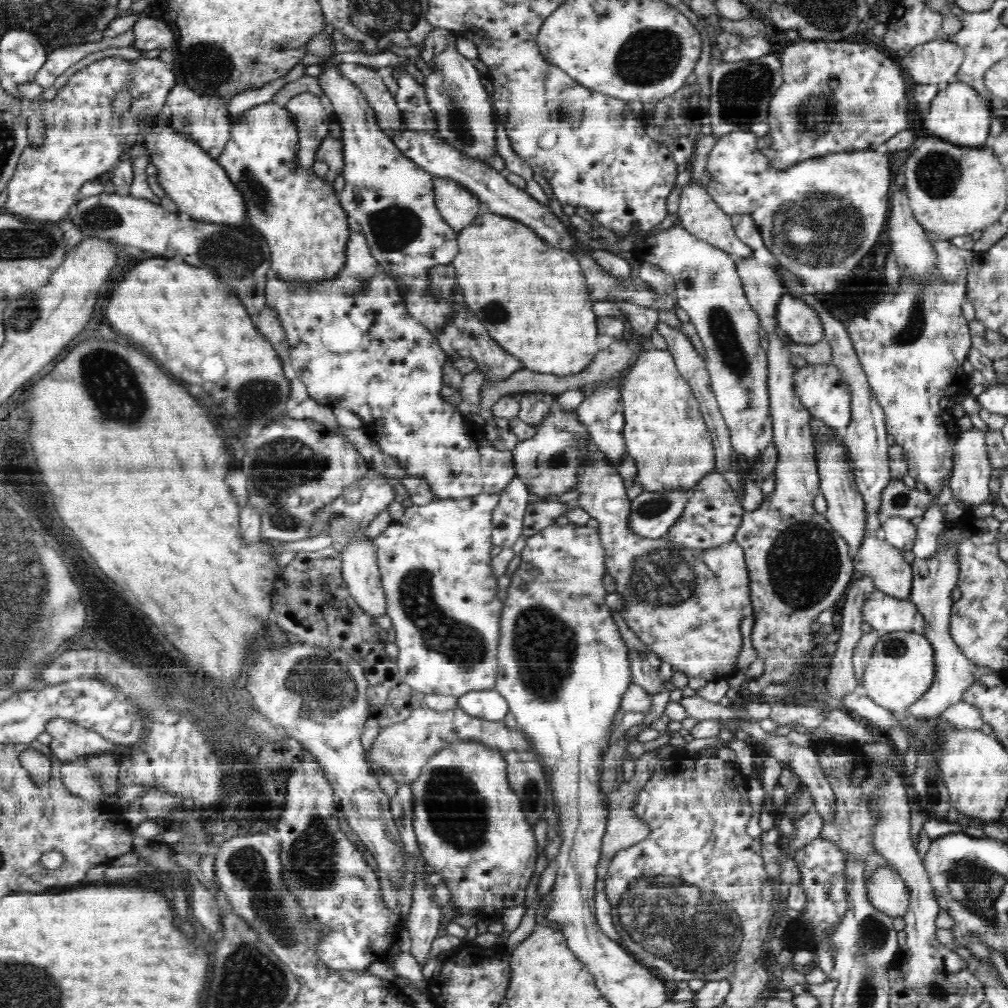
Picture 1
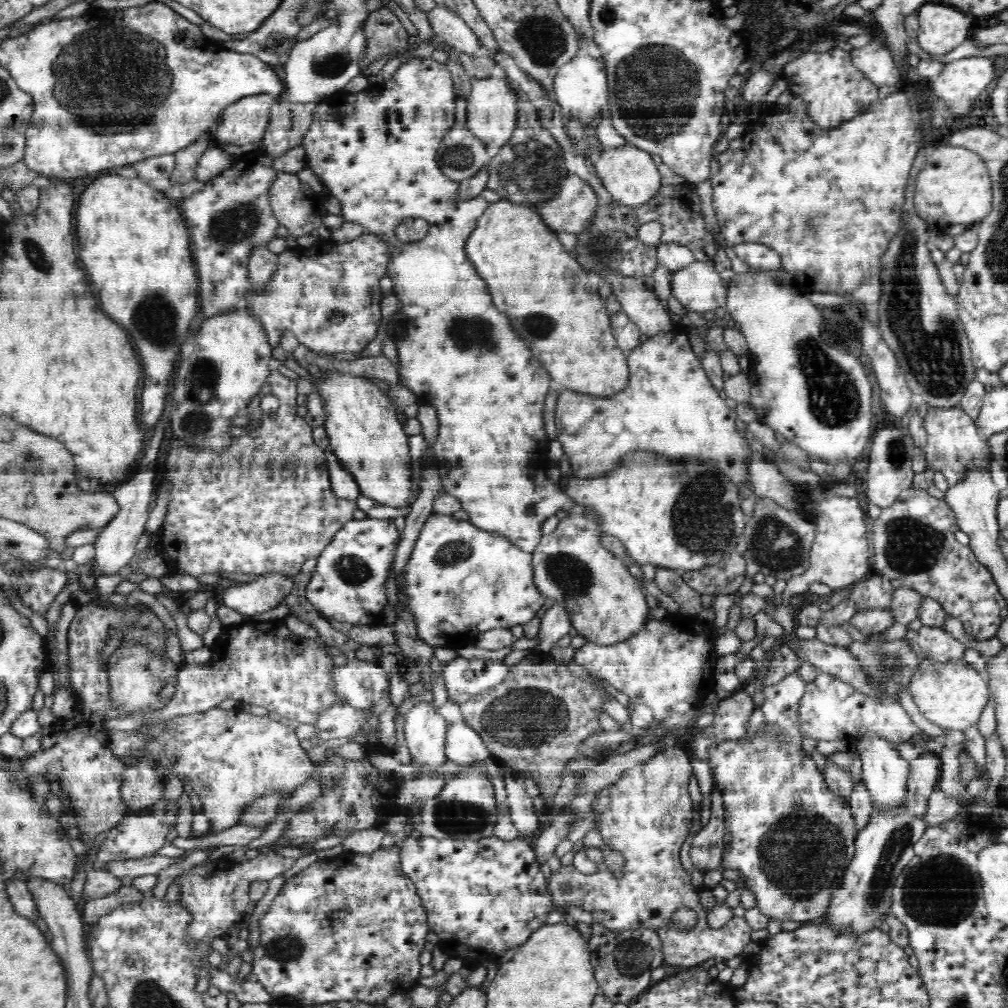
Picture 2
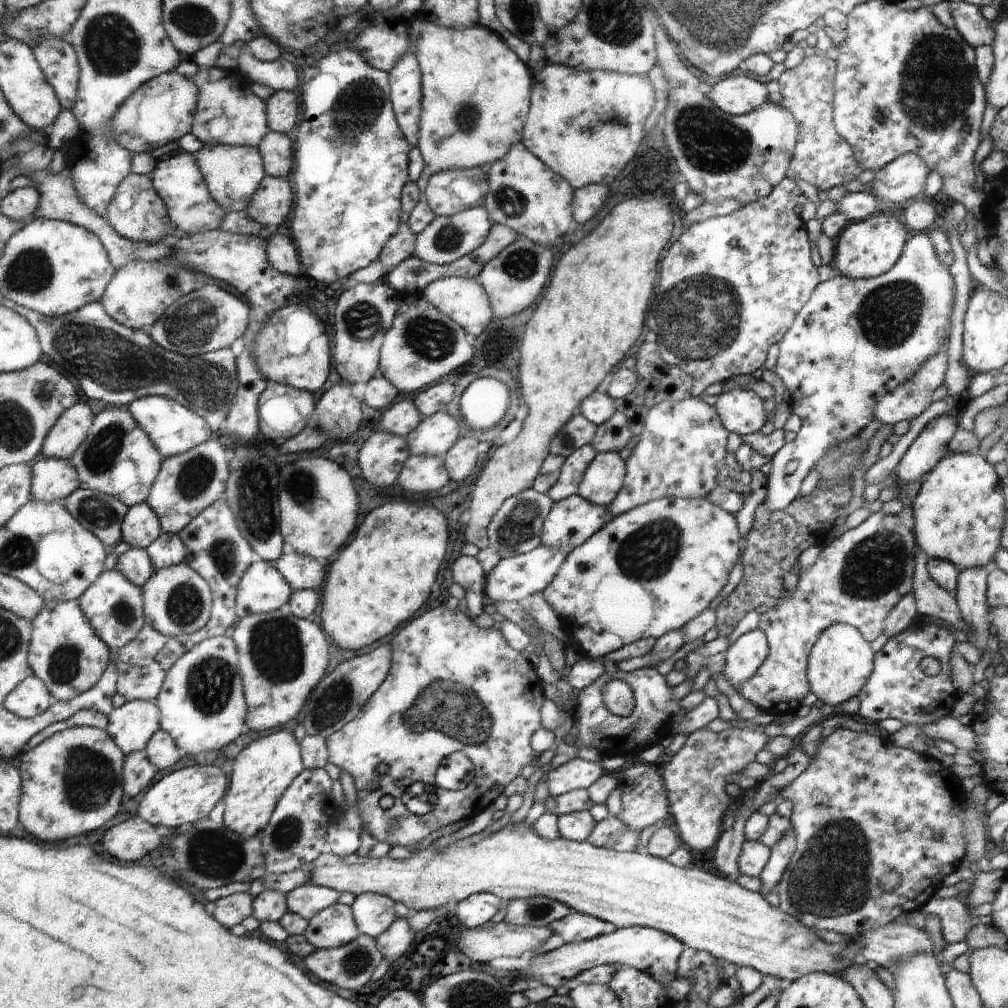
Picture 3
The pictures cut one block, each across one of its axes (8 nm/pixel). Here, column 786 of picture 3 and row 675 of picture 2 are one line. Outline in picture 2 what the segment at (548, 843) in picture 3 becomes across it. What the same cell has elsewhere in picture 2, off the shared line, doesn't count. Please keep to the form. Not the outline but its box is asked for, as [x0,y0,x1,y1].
[908,658,990,732]

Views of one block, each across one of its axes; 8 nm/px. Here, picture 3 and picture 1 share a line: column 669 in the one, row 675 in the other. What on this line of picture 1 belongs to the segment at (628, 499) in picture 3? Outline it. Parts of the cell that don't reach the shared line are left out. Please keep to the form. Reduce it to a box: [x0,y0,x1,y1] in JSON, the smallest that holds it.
[376,494,504,696]

